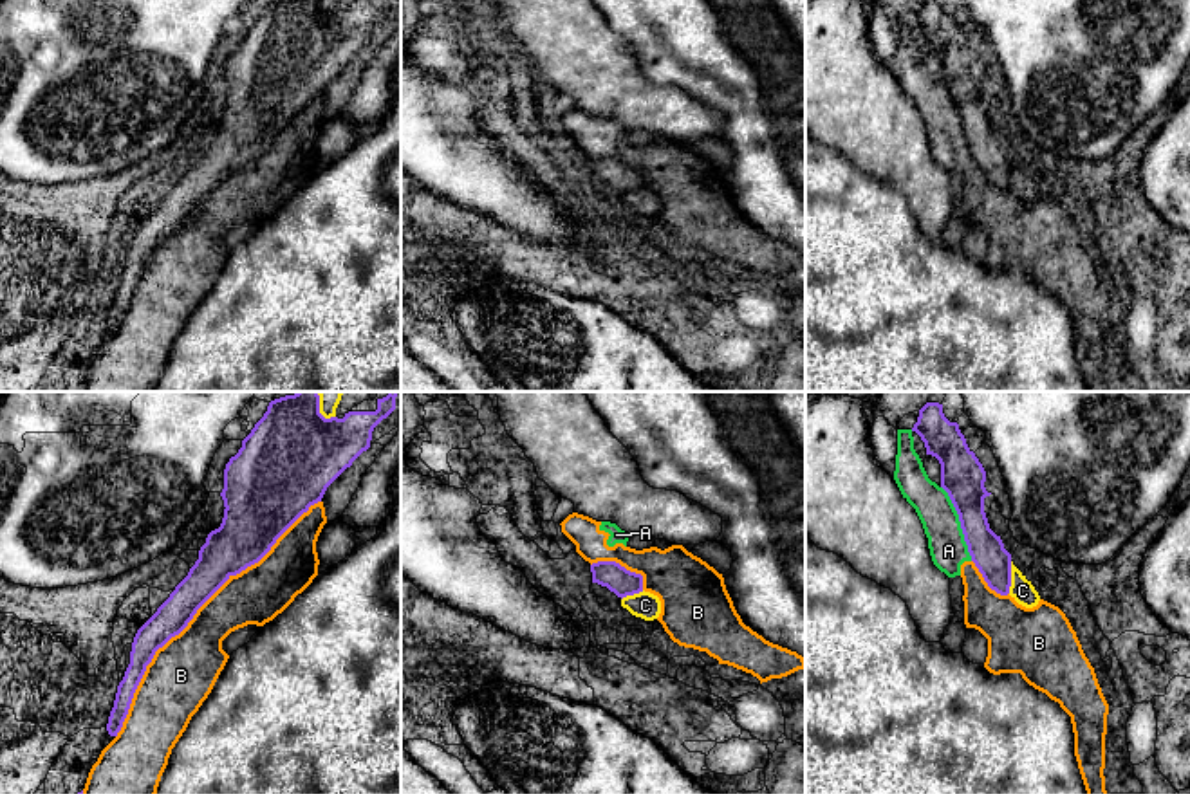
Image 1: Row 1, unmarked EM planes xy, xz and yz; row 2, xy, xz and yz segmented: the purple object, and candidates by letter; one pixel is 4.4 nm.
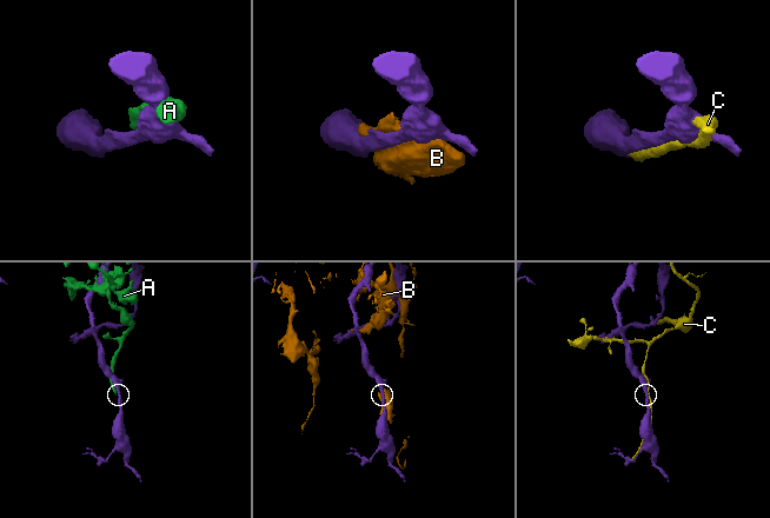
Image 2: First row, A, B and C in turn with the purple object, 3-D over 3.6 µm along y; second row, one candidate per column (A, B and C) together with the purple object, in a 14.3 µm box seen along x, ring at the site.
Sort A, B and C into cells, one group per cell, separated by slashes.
A B / C

